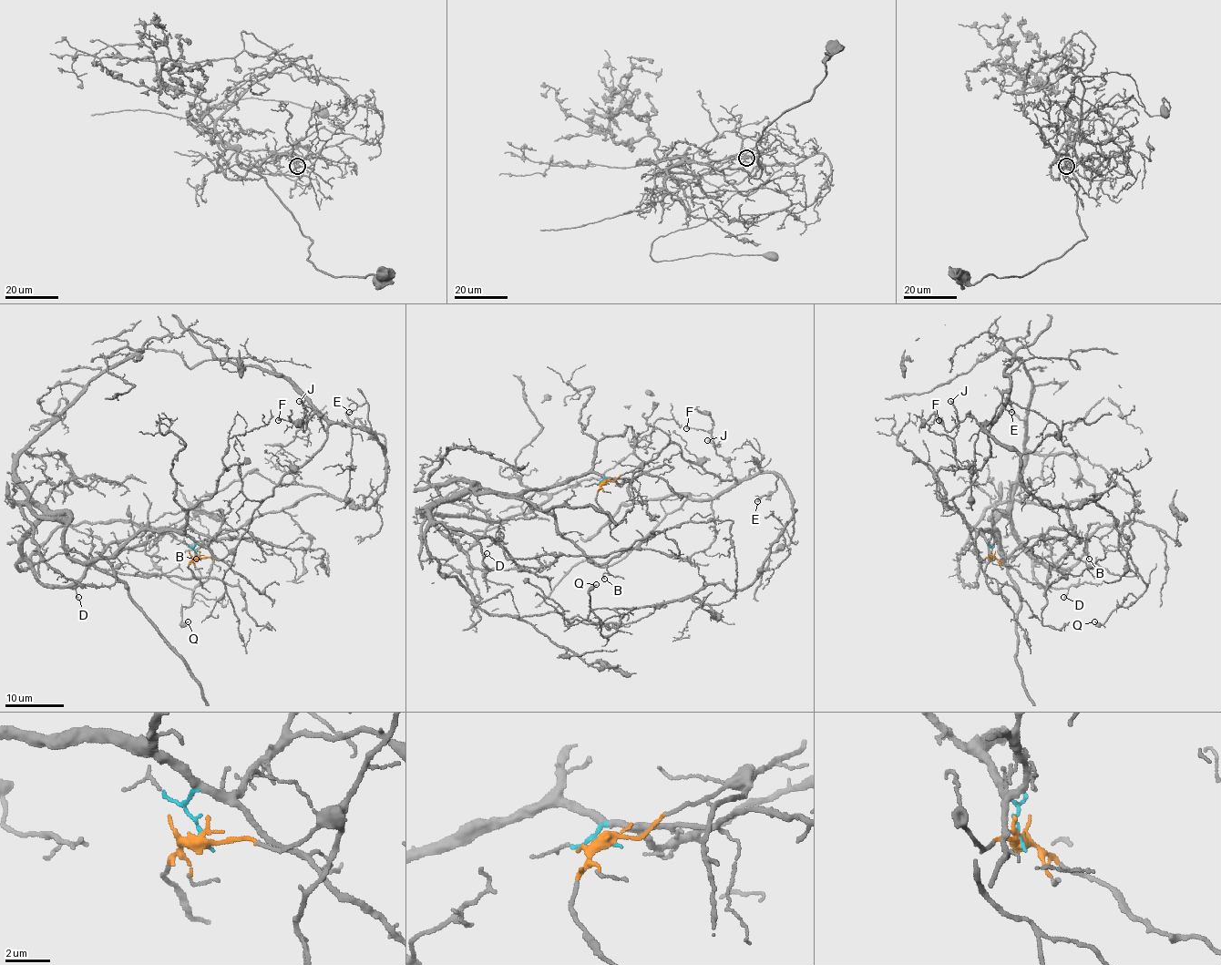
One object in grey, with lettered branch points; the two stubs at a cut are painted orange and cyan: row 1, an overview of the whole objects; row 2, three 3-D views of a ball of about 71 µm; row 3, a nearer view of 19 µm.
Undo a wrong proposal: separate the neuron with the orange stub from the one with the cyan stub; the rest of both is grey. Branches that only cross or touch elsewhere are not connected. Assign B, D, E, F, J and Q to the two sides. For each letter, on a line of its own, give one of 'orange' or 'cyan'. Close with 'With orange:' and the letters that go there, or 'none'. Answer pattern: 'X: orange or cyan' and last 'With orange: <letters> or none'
B: cyan
D: cyan
E: orange
F: orange
J: orange
Q: orange
With orange: E, F, J, Q

